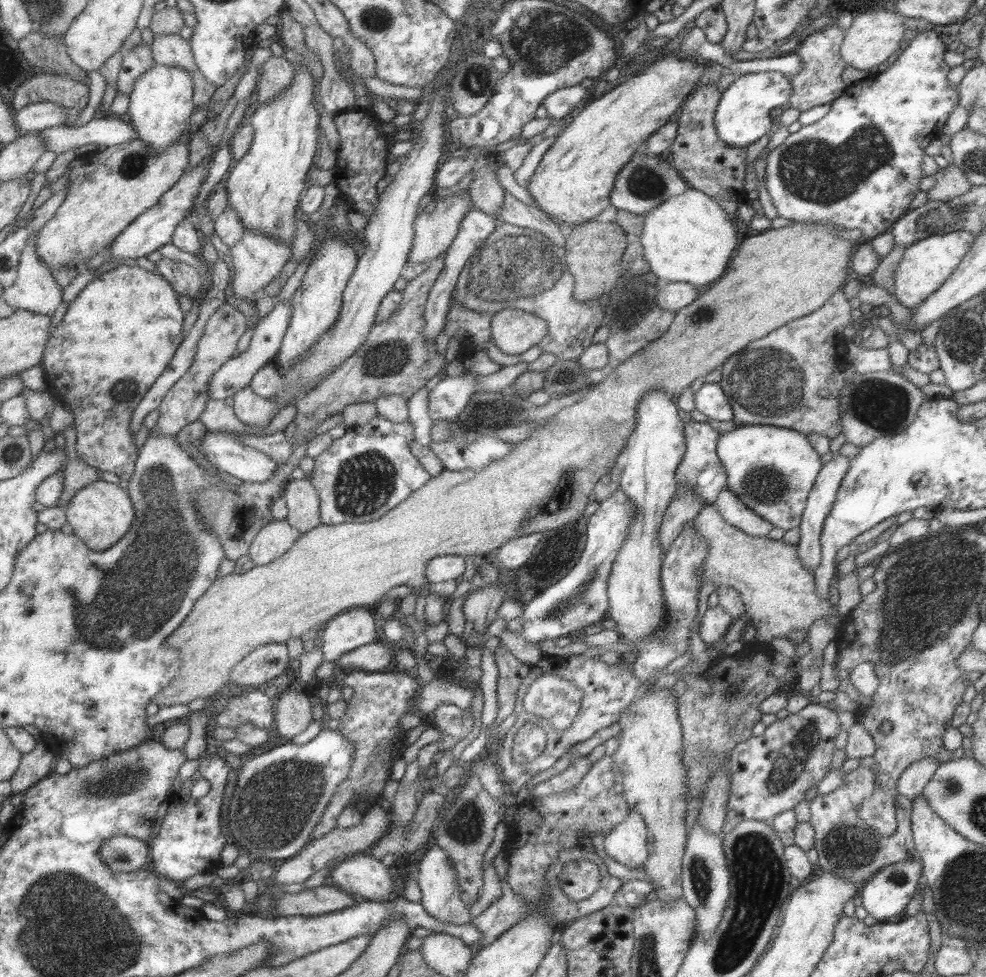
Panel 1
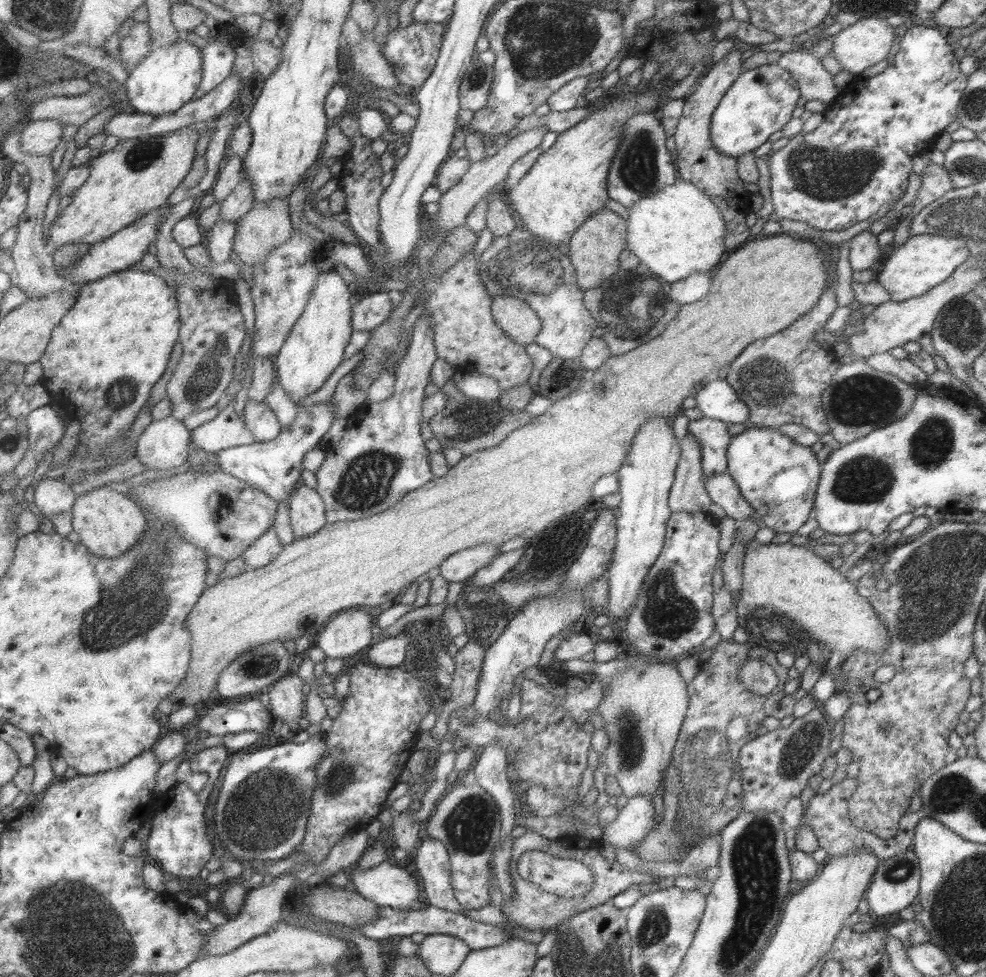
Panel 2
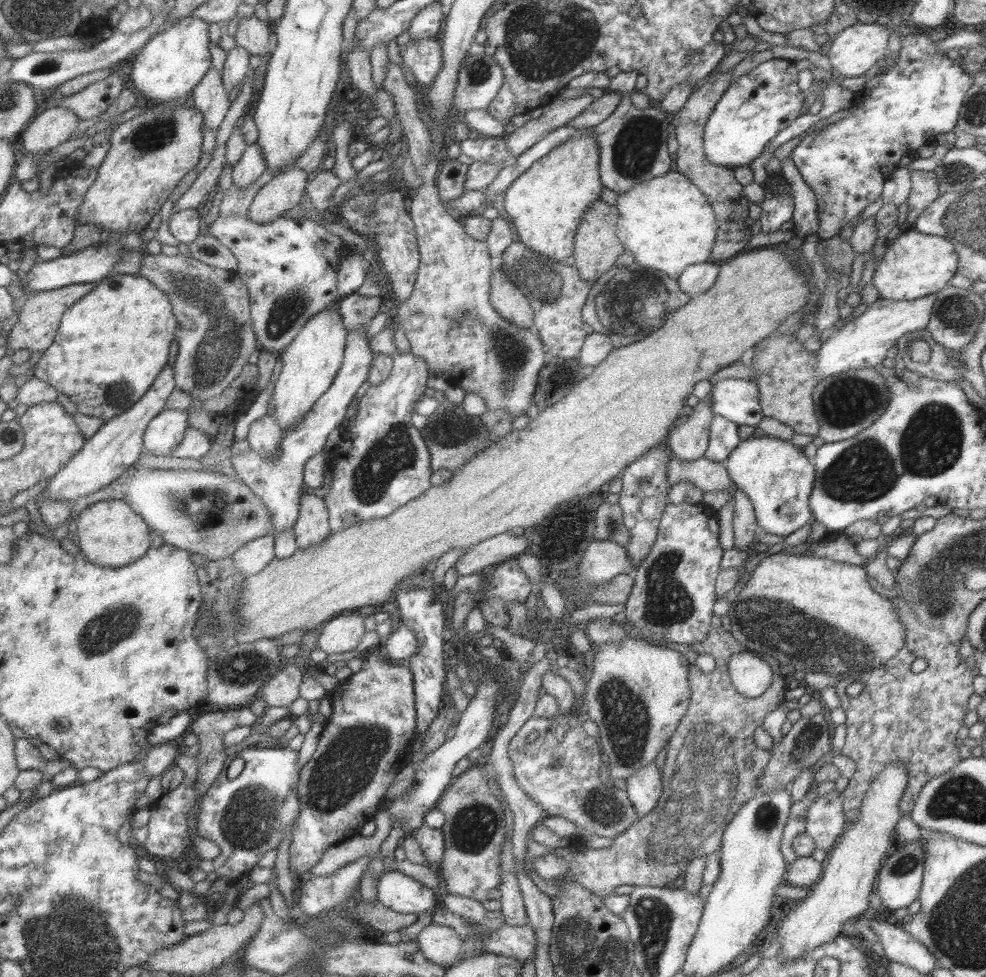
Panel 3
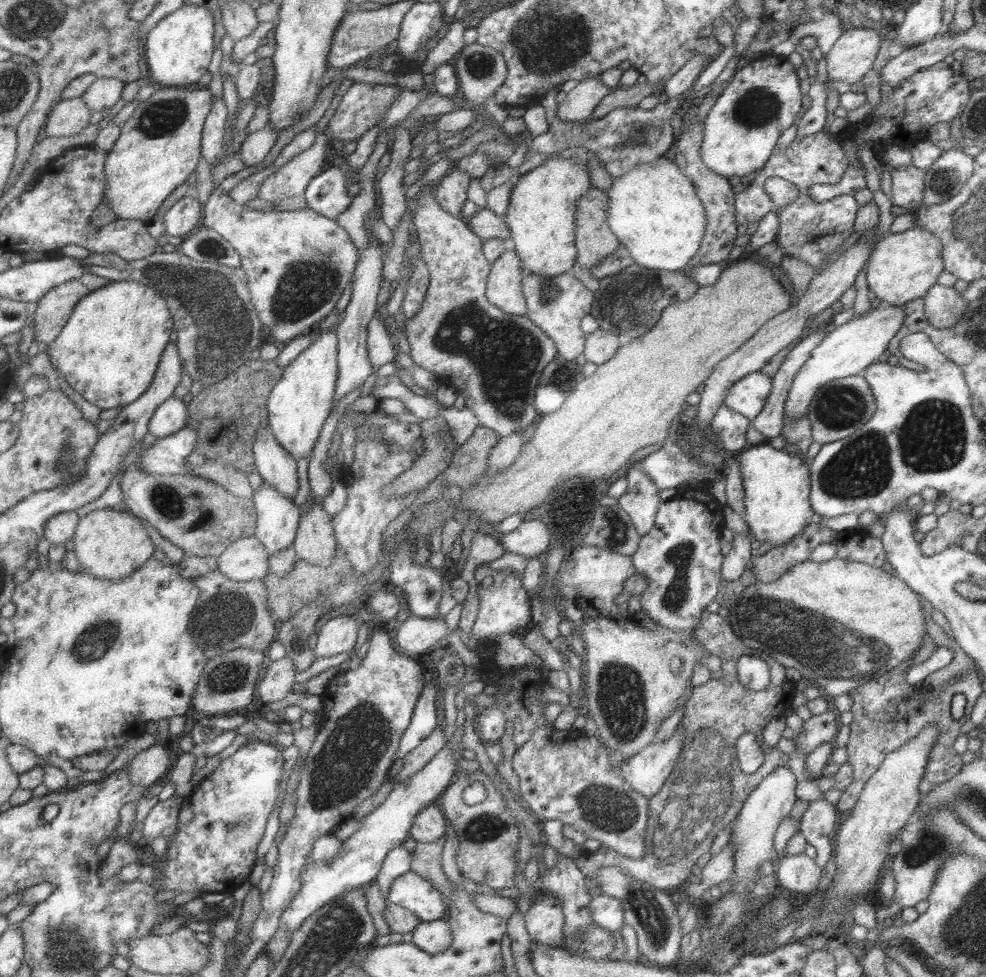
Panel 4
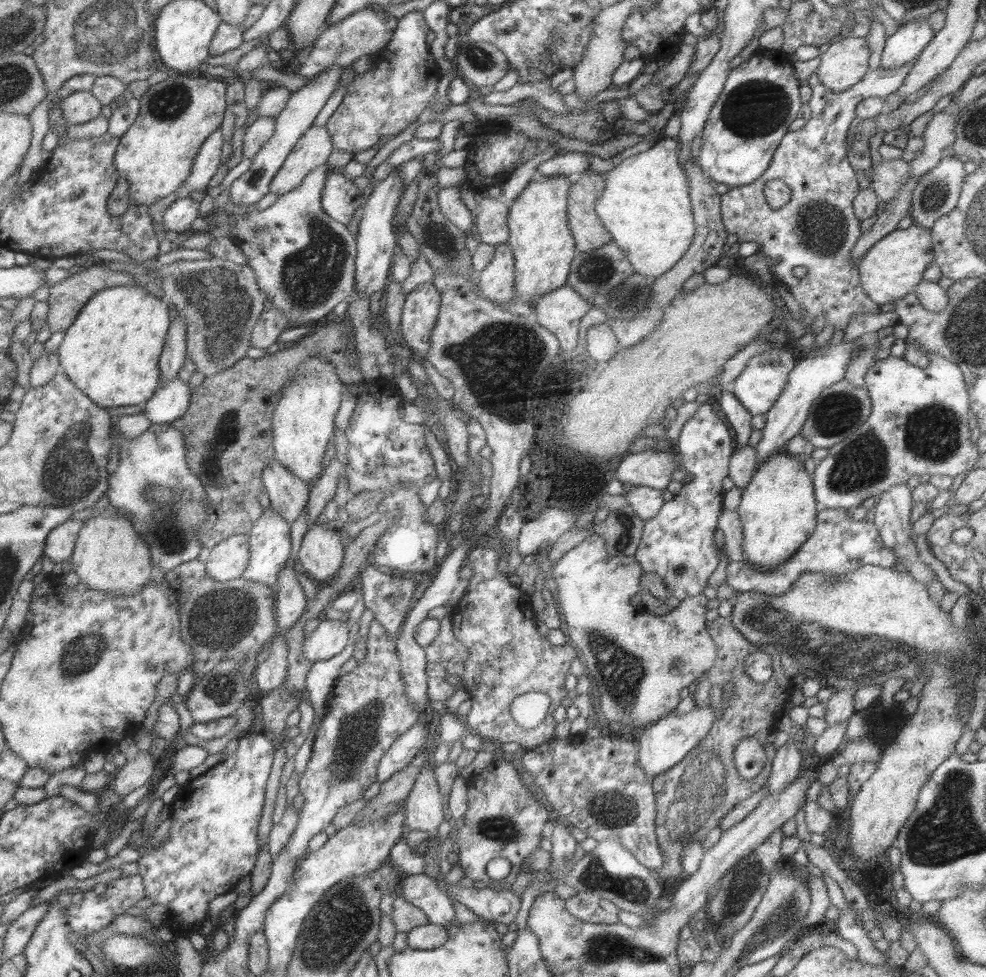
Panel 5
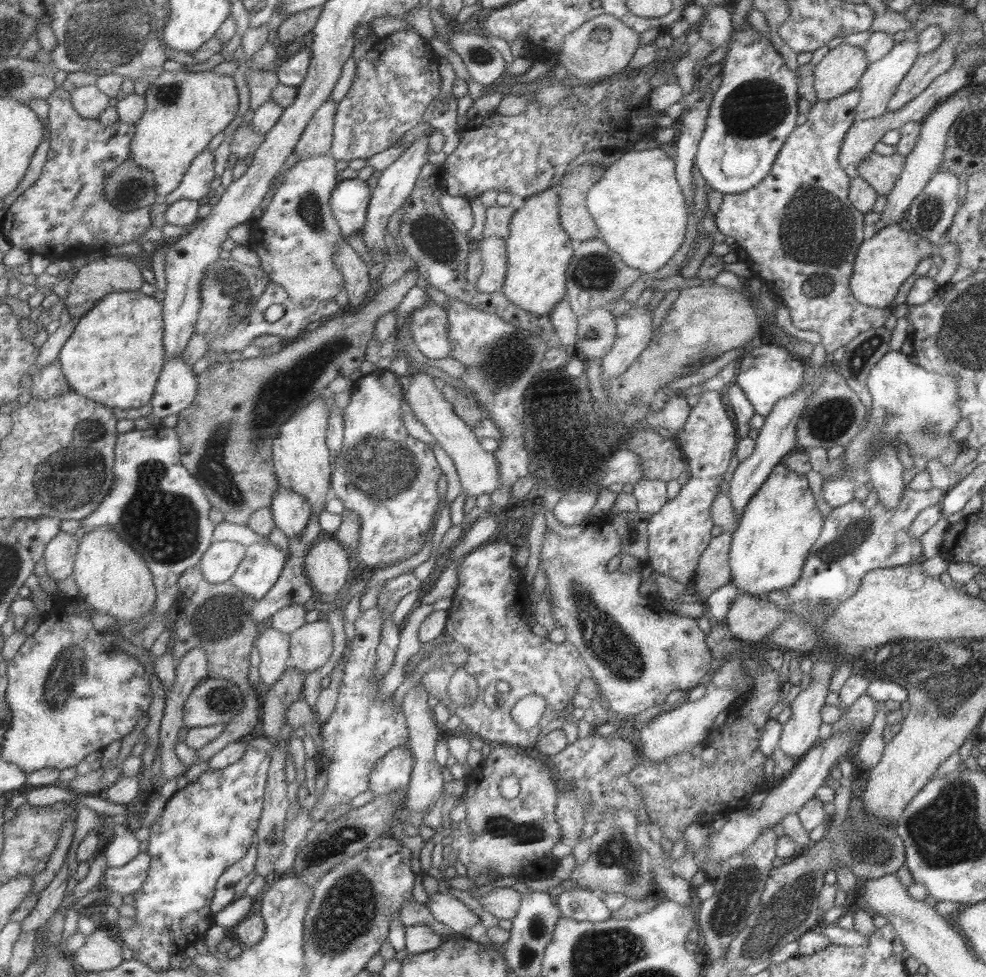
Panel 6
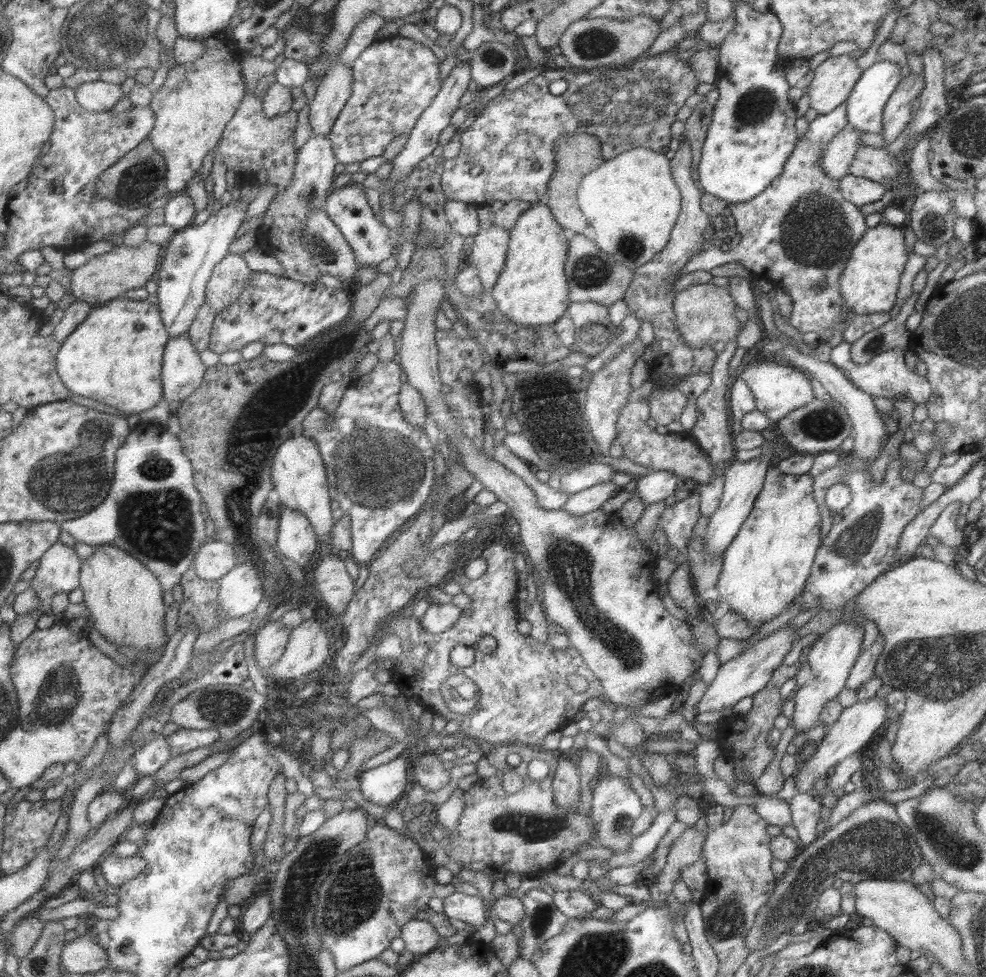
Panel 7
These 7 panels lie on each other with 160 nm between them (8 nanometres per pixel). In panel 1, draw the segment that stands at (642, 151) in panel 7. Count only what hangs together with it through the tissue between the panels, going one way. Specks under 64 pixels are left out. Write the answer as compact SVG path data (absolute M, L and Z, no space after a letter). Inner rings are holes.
M687 188L687 191L679 196L671 196L659 206L645 212L643 216L644 223L639 242L651 274L662 283L685 282L696 288L709 286L724 273L744 234L715 200L693 188Z

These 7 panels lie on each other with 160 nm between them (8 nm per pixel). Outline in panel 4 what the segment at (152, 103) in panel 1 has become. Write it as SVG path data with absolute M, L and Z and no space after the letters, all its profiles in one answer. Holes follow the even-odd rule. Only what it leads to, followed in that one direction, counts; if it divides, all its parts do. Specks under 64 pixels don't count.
M185 5L157 24L145 38L150 68L150 82L158 86L190 86L199 82L209 66L215 50L214 13L206 6Z

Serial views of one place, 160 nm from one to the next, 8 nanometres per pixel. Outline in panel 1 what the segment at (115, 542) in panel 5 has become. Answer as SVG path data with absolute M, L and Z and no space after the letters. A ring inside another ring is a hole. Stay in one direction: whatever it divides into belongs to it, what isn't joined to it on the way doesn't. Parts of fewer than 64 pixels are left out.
M100 479L81 489L65 509L74 535L96 551L107 550L115 542L119 542L121 538L125 537L137 514L128 490L123 490L119 483L115 484Z

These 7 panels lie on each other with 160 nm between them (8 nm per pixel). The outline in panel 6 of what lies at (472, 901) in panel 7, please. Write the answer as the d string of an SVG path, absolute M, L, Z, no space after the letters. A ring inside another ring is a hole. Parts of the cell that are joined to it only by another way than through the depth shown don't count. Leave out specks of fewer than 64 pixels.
M429 894L424 906L437 922L449 927L454 934L461 934L479 922L471 910L449 894Z

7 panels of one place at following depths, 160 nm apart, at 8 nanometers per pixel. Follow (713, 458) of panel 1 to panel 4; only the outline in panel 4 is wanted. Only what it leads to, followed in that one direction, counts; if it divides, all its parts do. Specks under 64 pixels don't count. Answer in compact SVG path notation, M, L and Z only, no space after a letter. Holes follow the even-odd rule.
M722 405L711 419L711 438L718 440L725 452L741 452L748 446L745 441L745 432L750 425L749 419Z

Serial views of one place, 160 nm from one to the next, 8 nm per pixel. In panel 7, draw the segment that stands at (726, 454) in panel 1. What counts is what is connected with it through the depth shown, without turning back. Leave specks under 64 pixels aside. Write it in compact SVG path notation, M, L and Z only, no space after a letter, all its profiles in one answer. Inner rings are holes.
M769 466L762 489L747 519L722 552L722 565L715 589L719 598L726 600L729 608L745 619L754 633L758 632L763 622L771 620L778 612L787 609L791 606L792 600L798 597L809 574L815 551L821 543L820 514L813 499L812 480L812 476L808 473L783 474L777 468Z

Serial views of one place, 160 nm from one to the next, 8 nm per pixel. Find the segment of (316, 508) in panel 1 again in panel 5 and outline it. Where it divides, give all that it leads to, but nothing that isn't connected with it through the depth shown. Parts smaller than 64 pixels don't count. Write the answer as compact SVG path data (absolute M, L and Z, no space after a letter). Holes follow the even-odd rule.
M315 524L305 532L296 562L317 586L331 581L344 560L344 544L337 531Z

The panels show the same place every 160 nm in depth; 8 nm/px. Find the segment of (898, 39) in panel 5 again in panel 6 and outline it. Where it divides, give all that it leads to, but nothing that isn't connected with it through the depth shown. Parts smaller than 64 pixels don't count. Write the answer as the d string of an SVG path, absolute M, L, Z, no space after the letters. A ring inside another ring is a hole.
M907 33L905 40L895 44L885 56L879 58L875 62L868 63L865 72L858 80L857 89L860 90L860 99L854 110L854 120L867 120L875 118L887 111L887 103L893 96L894 91L898 87L900 80L905 73L911 68L914 60L919 56L917 52L917 33Z

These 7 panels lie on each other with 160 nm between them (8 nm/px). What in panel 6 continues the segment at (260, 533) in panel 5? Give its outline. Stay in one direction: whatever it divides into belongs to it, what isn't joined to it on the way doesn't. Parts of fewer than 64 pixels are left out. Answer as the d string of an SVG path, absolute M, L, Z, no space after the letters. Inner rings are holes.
M270 541L246 548L245 560L231 581L245 594L261 600L275 586L285 568L285 550Z

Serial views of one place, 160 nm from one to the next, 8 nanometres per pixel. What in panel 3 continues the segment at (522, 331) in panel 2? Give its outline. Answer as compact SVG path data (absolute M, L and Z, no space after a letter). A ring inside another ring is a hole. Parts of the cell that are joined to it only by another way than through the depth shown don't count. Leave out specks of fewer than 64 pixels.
M498 269L493 270L490 278L489 300L507 322L519 328L531 328L534 312L528 297Z

